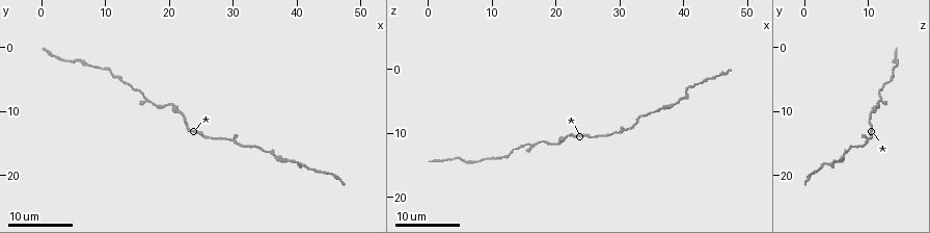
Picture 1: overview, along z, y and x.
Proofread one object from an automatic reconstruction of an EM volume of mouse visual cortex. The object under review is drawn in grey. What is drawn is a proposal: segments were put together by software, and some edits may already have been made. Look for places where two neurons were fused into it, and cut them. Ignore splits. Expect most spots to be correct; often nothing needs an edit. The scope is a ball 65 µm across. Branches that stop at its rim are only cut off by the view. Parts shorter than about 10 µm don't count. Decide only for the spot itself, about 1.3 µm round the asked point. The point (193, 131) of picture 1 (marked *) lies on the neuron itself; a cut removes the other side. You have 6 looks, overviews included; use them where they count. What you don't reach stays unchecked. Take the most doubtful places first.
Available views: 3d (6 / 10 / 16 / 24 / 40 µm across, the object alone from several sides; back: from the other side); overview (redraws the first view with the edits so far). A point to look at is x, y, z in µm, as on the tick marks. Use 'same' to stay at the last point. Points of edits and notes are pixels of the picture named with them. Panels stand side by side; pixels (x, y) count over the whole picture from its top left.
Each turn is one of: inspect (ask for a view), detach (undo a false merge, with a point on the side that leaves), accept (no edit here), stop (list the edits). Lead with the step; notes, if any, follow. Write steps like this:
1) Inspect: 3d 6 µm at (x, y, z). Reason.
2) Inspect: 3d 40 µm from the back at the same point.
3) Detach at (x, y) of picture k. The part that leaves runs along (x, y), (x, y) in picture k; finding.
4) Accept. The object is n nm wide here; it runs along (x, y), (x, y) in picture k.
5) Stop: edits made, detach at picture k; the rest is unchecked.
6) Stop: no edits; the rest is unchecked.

Inspect: 3d 16 µm at (20.5, 9.0, 12.0). Thick turns thin.

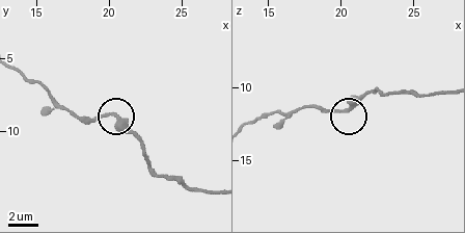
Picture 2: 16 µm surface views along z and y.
Inspect: 3d 6 µm at (20.4, 9.0, 11.6).

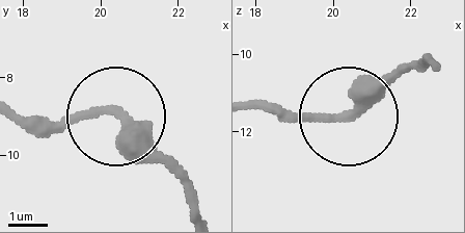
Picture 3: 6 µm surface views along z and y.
Accept. It runs along (200, 214), (184, 184), (114, 118), (18, 125) in picture 3; one neuron here.

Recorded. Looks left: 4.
Inspect: 3d 16 µm at (36.5, 17.0, 6.0). Thick turns thin.

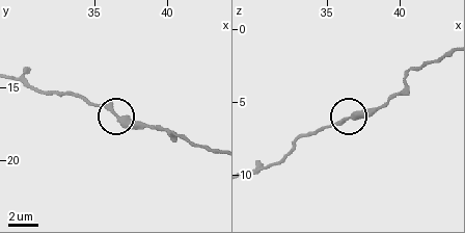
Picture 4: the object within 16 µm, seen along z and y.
Inspect: 3d 6 µm at the same point. Closer look.

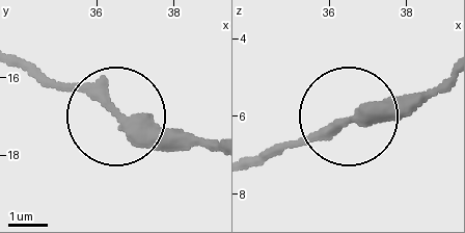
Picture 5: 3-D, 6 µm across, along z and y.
Inspect: 3d 6 µm from the back at the same point.

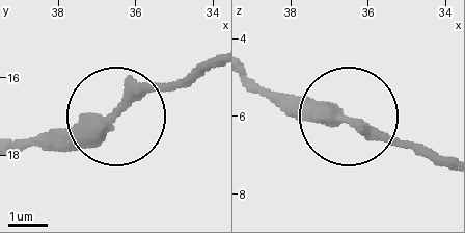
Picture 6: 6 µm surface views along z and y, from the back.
Accept. The object is 330 nm wide here; it runs along (438, 164), (409, 145), (253, 92) in picture 6; one neuron here.

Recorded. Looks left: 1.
Stop: no edits; the rest is unchecked.

